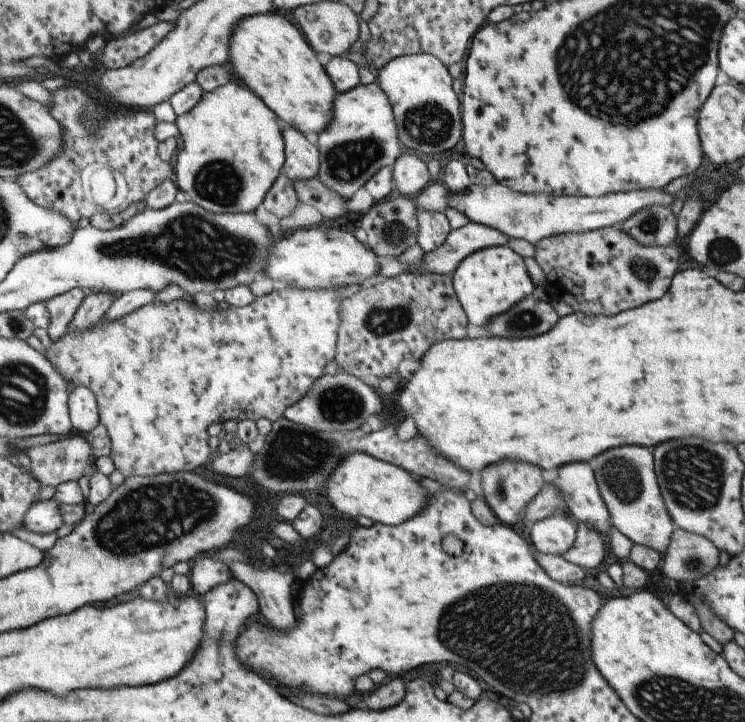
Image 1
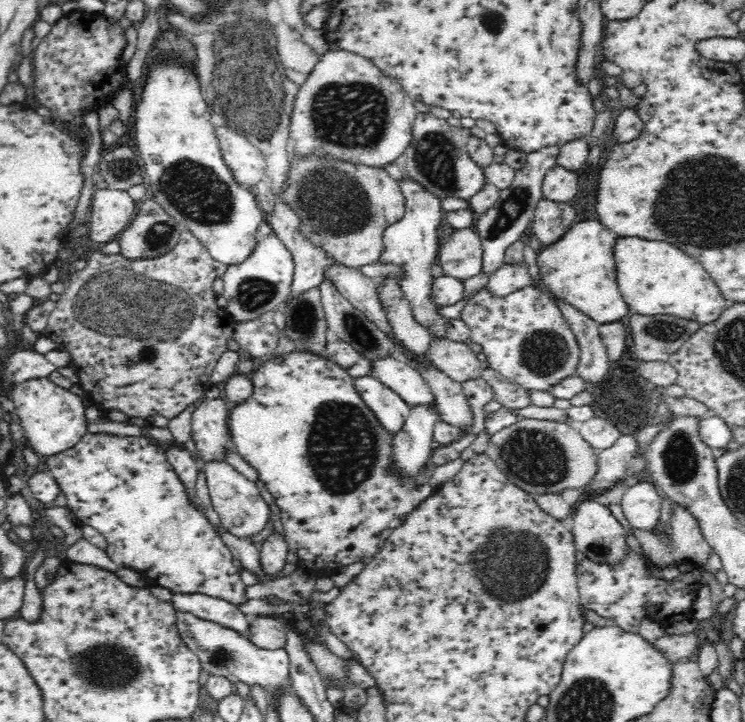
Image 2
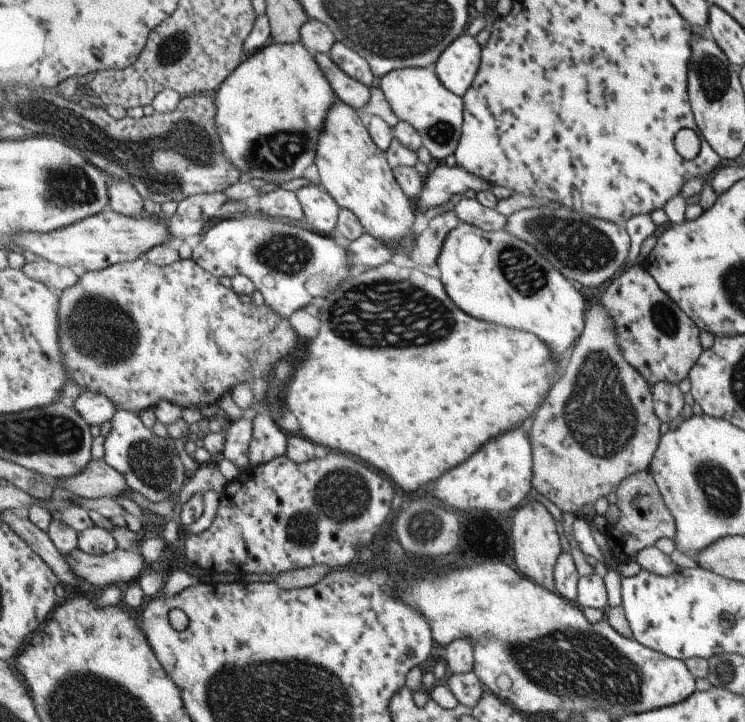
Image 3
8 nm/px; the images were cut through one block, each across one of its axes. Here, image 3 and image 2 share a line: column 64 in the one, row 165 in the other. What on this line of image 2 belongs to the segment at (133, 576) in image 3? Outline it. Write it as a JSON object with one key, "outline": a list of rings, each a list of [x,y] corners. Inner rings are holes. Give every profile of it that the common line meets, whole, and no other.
{"outline":[[[558,165],[548,169],[541,184],[541,195],[543,200],[549,200],[556,204],[568,203],[576,196],[579,189],[580,173],[564,170]]]}

